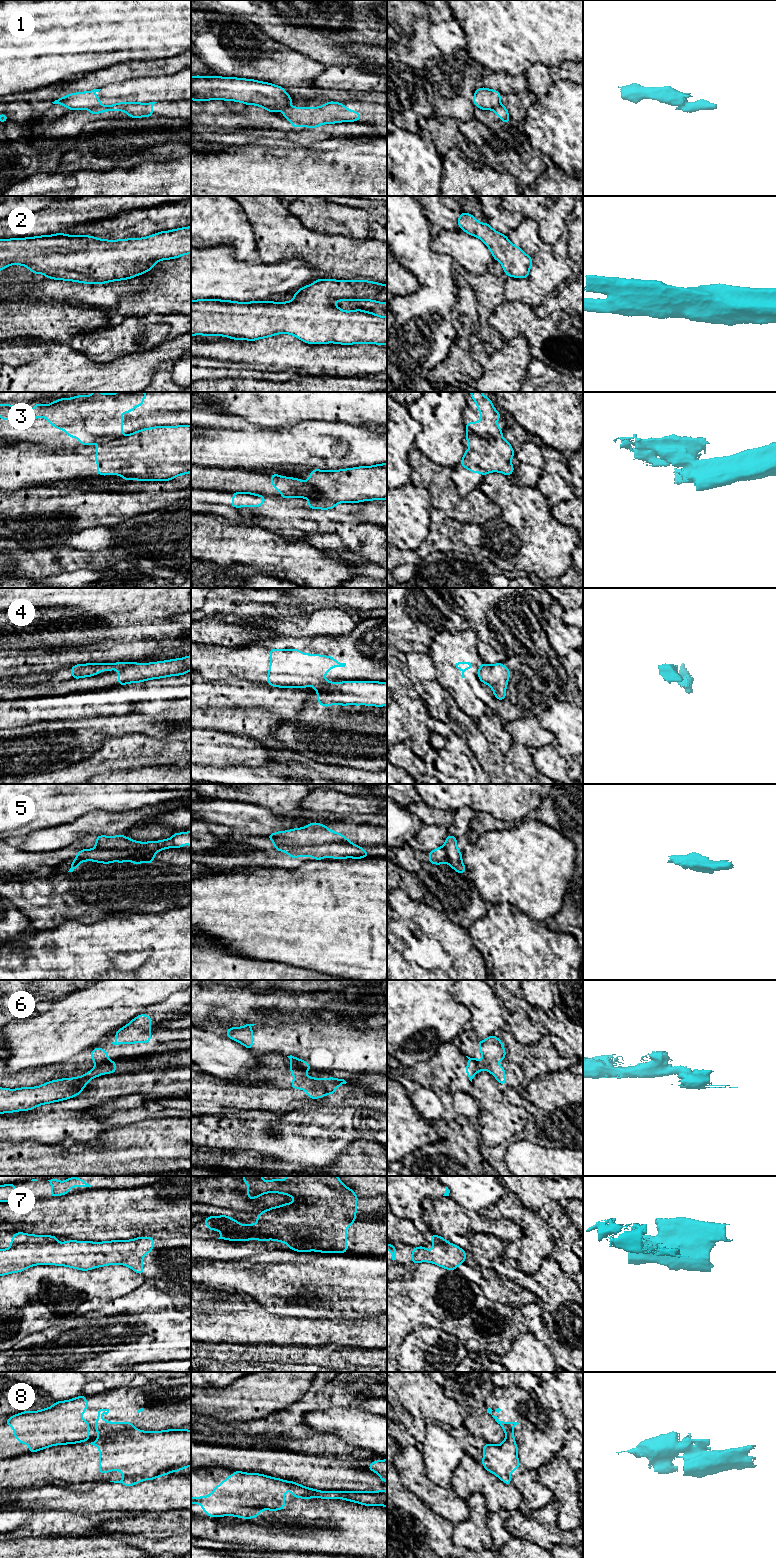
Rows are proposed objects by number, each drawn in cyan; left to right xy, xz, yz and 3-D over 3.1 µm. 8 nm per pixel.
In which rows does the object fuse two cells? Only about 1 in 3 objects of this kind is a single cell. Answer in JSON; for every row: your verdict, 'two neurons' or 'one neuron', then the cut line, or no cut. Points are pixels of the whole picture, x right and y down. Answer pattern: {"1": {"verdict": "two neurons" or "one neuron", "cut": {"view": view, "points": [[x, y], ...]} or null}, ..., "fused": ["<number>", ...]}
{"1": {"verdict": "two neurons", "cut": {"view": "xy", "points": [[103, 105], [88, 109]]}}, "2": {"verdict": "one neuron", "cut": null}, "3": {"verdict": "two neurons", "cut": {"view": "yz", "points": [[467, 431], [473, 432], [481, 438], [498, 438], [501, 436]]}}, "4": {"verdict": "two neurons", "cut": {"view": "xy", "points": [[137, 663], [132, 663], [118, 669]]}}, "5": {"verdict": "two neurons", "cut": {"view": "xz", "points": [[345, 838], [340, 841], [293, 847], [288, 852]]}}, "6": {"verdict": "two neurons", "cut": {"view": "xz", "points": [[291, 1066], [307, 1070]]}}, "7": {"verdict": "two neurons", "cut": {"view": "xy", "points": [[55, 1241], [24, 1244]]}}, "8": {"verdict": "two neurons", "cut": {"view": "xy", "points": [[135, 1429], [116, 1434], [103, 1434], [101, 1436]]}}, "fused": ["1", "3", "4", "5", "6", "7", "8"]}

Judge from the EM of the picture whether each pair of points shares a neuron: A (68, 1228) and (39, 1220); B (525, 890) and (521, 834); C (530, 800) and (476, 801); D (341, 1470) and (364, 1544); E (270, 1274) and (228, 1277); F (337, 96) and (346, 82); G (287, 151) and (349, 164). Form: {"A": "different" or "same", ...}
{"A": "same", "B": "same", "C": "same", "D": "different", "E": "same", "F": "different", "G": "same"}

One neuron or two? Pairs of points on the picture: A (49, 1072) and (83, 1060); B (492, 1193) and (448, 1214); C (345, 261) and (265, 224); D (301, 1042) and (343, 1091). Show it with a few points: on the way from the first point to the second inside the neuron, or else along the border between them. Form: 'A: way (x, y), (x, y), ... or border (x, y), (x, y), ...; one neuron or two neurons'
A: way (57, 1071), (70, 1069), (75, 1066); one neuron
B: border (449, 1195), (464, 1209); two neurons
C: way (325, 252), (303, 242), (285, 237); one neuron
D: border (312, 1069), (319, 1071), (350, 1071); two neurons

